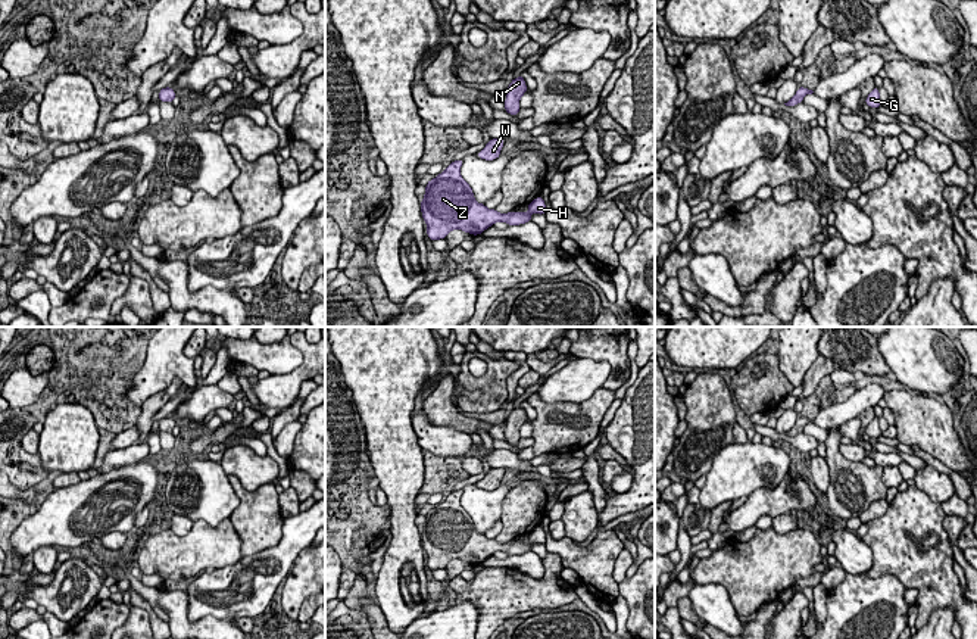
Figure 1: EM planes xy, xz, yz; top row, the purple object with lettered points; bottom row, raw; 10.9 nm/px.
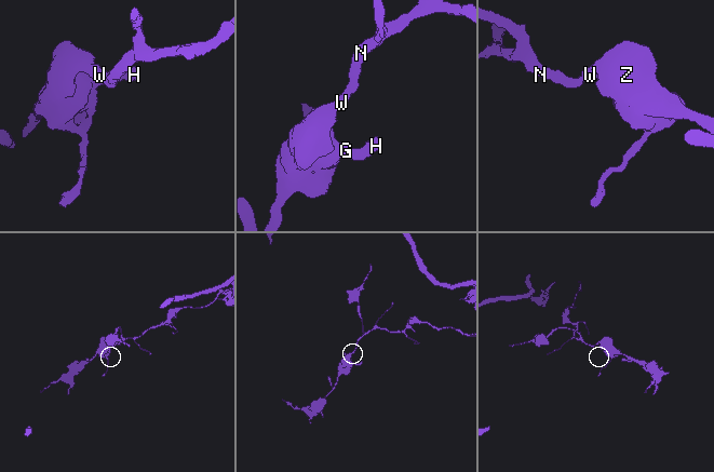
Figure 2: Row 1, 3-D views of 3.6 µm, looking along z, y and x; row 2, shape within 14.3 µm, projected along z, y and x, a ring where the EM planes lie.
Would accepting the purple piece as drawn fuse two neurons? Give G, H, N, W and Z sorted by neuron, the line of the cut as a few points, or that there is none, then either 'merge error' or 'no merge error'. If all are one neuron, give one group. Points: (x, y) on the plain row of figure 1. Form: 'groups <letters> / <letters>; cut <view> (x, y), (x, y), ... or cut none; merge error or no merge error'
groups G H N W Z; cut none; no merge error

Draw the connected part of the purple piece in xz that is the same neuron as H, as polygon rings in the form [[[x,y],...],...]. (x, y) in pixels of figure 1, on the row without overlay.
[[[463,489],[453,490],[425,515],[421,542],[431,571],[446,568],[452,559],[478,565],[499,551],[508,555],[521,555],[530,552],[533,543],[546,543],[541,526],[528,533],[527,542],[499,543],[484,533],[477,533],[472,518],[461,506],[462,493]]]

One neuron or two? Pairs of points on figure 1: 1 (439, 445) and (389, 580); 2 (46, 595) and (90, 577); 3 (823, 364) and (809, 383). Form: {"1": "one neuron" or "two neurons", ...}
{"1": "two neurons", "2": "one neuron", "3": "one neuron"}

